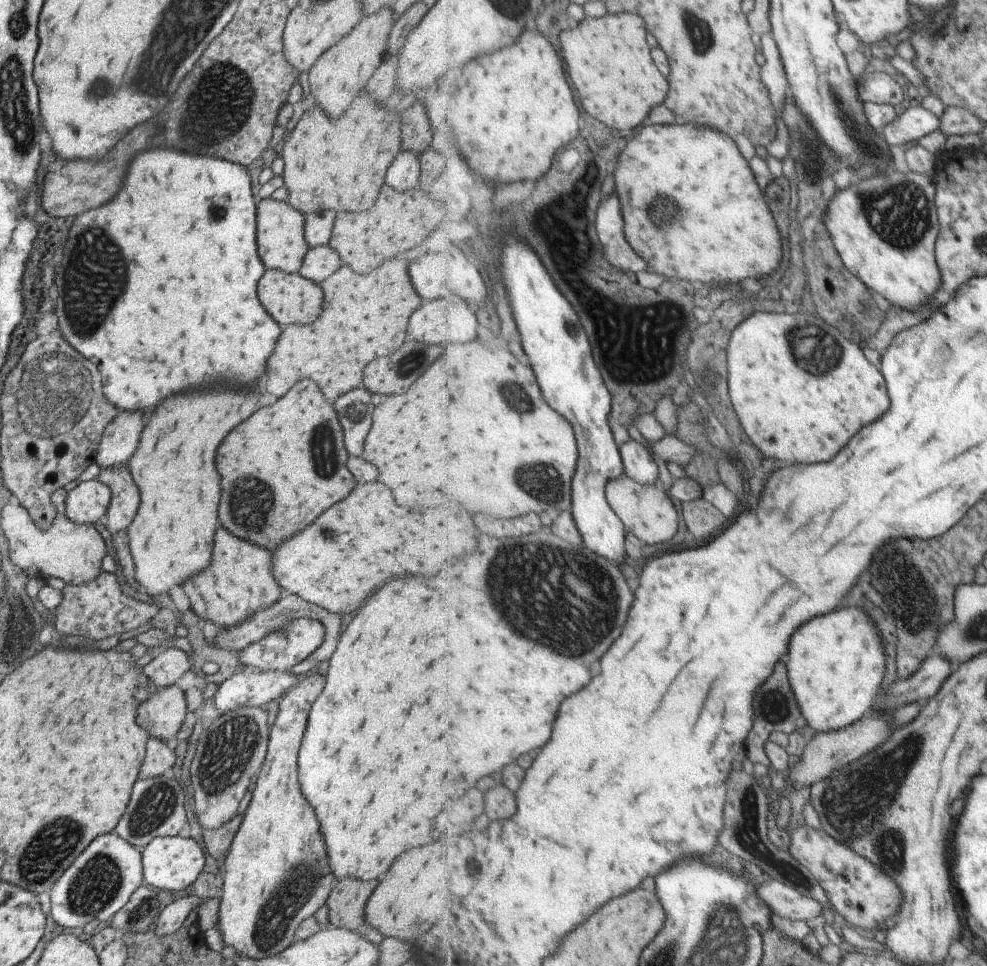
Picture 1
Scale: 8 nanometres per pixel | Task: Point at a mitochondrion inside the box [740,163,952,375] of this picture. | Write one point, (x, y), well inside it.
(898, 211)

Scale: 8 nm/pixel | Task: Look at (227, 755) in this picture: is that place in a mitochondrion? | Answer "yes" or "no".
yes

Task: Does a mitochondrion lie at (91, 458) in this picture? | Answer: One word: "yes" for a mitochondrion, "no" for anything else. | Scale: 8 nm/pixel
no

